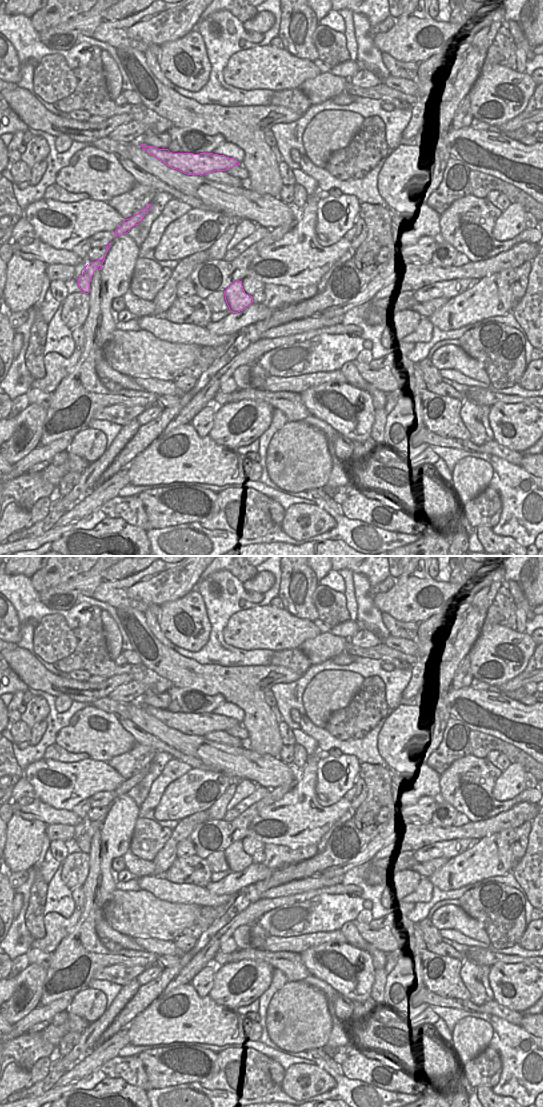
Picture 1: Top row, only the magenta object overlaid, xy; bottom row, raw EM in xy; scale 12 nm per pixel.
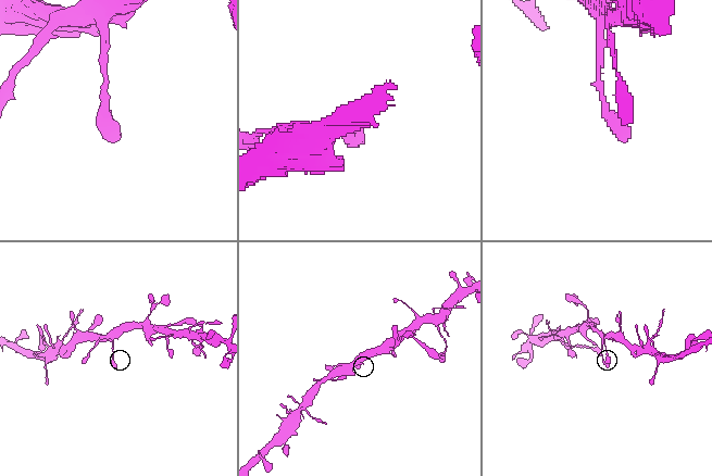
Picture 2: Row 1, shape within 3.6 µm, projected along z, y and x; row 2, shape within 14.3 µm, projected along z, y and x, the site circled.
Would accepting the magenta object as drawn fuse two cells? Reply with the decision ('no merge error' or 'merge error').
no merge error

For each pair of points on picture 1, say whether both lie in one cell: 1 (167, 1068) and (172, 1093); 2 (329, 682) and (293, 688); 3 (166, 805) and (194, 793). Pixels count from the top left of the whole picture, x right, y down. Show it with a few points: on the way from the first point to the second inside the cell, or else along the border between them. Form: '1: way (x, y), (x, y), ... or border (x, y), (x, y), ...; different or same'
1: border (194, 1081), (169, 1085), (163, 1088), (152, 1088); different
2: border (322, 670), (303, 692), (302, 707), (305, 710); different
3: way (173, 805), (187, 795); same

